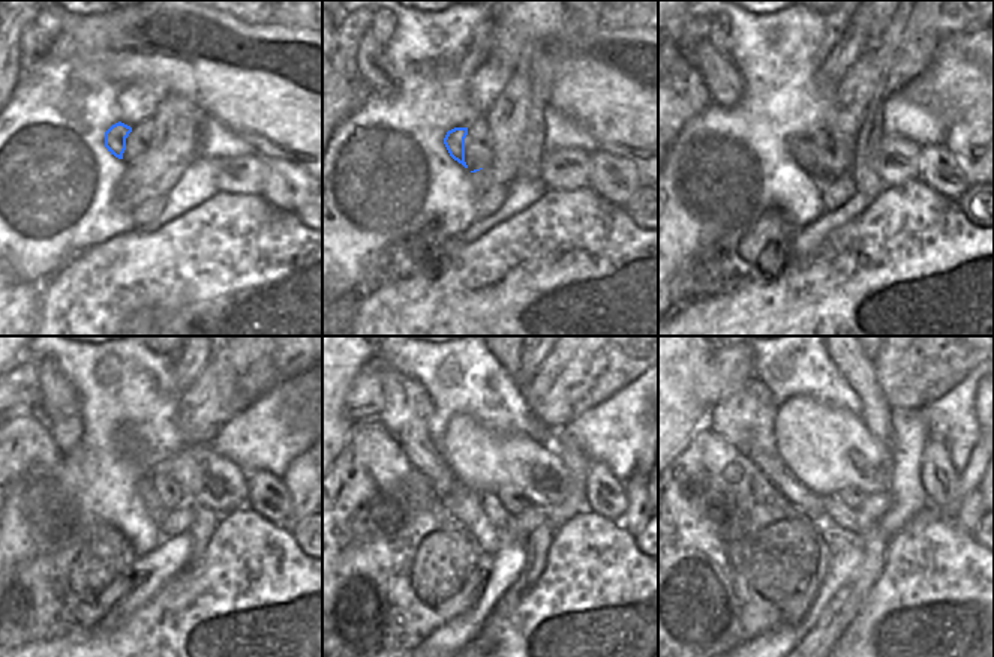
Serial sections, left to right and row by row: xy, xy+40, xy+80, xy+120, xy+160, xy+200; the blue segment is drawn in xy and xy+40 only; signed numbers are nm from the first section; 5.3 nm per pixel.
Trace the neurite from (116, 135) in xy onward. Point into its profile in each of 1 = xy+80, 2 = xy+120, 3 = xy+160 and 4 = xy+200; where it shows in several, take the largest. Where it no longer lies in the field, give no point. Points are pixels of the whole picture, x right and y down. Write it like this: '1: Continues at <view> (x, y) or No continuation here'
1: Continues at xy+80 (801, 147)
2: Continues at xy+120 (152, 501)
3: Continues at xy+160 (492, 507)
4: Continues at xy+200 (838, 515).

